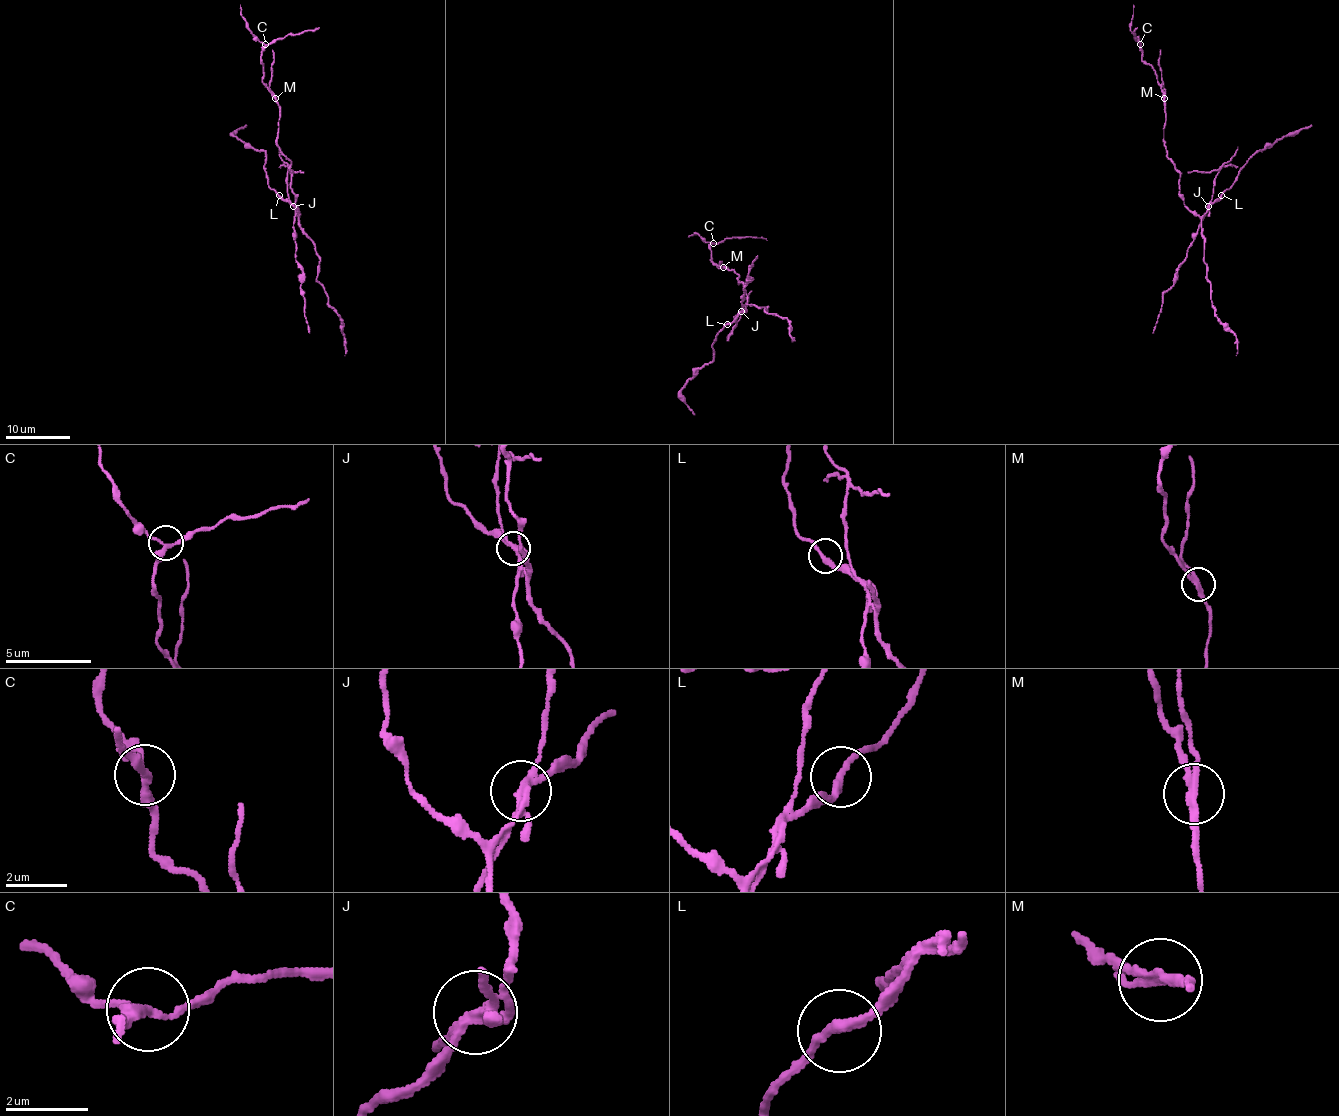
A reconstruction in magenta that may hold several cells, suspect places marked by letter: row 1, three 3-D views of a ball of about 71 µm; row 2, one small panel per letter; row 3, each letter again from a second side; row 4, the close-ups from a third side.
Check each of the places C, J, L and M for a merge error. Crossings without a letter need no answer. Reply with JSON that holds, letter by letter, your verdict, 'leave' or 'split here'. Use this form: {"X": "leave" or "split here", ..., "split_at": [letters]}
{"C": "leave", "J": "split here", "L": "leave", "M": "split here", "split_at": ["J", "M"]}

